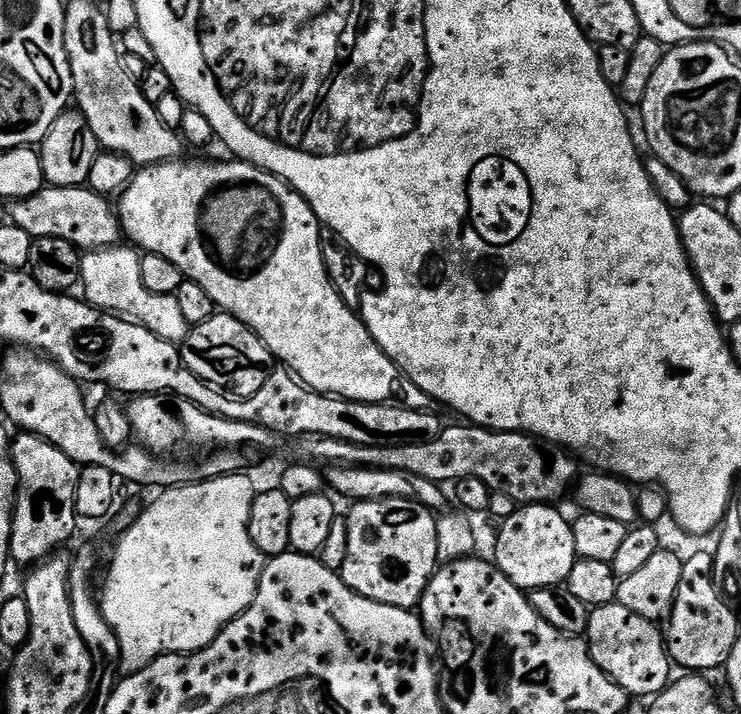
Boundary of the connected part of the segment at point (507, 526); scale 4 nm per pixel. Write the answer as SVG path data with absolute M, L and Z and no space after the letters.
M529 504L517 507L516 513L503 520L499 527L494 563L514 586L535 590L555 588L567 581L578 557L569 517L564 517L556 506Z

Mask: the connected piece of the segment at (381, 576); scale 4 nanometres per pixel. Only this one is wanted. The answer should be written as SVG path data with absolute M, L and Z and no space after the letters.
M361 500L353 503L352 508L346 513L348 521L348 541L346 542L346 562L340 568L340 577L346 582L346 586L350 586L350 590L354 590L358 594L362 594L366 598L370 598L374 602L382 602L386 606L398 606L399 608L415 609L420 603L420 599L424 597L426 586L432 580L432 576L436 573L438 567L438 530L436 529L436 516L433 509L428 508L424 504L420 504L416 500Z

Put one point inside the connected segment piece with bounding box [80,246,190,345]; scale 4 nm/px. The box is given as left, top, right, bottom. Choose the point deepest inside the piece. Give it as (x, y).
(111, 277)

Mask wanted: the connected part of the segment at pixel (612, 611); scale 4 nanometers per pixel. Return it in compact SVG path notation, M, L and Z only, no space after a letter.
M618 602L591 609L586 633L588 653L615 684L628 692L629 697L655 698L673 679L674 665L668 655L665 633L656 628L659 627L653 621L634 614L634 610L626 610L626 606Z

